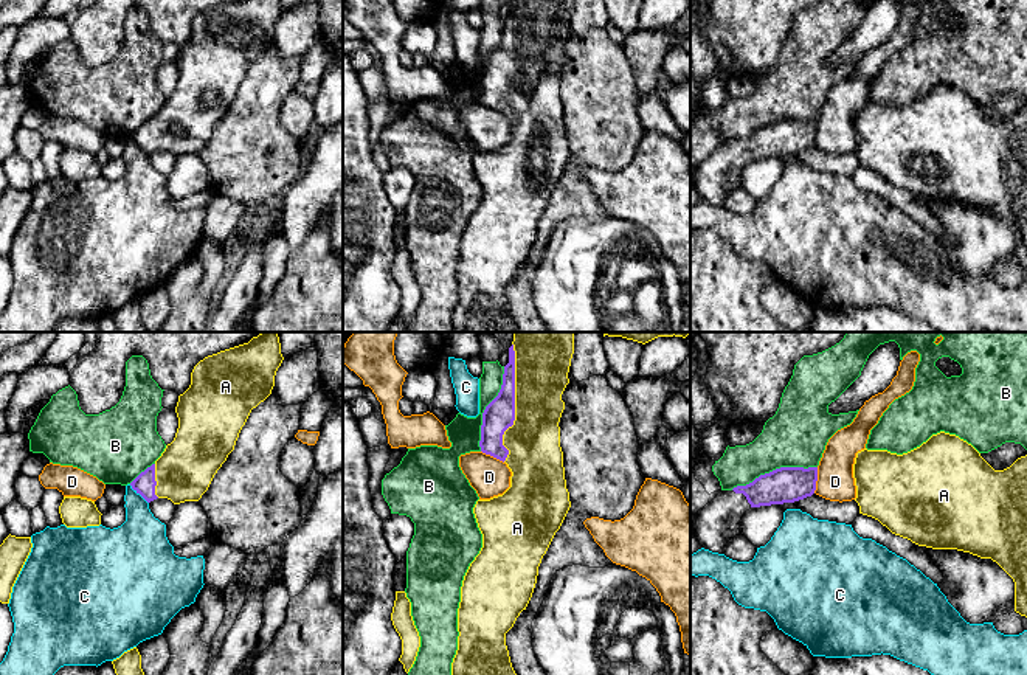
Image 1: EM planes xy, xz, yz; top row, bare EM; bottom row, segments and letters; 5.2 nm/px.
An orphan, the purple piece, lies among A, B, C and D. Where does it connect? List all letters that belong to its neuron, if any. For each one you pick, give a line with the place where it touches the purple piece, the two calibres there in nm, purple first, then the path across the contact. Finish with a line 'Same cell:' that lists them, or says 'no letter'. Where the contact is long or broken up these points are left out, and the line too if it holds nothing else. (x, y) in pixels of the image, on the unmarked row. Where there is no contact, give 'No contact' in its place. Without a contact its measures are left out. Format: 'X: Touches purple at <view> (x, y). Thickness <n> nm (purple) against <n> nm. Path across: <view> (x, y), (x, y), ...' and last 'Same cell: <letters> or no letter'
A: Touches purple at xz (514, 58). Thickness 160 nm (purple) against 280 nm
Same cell: A

